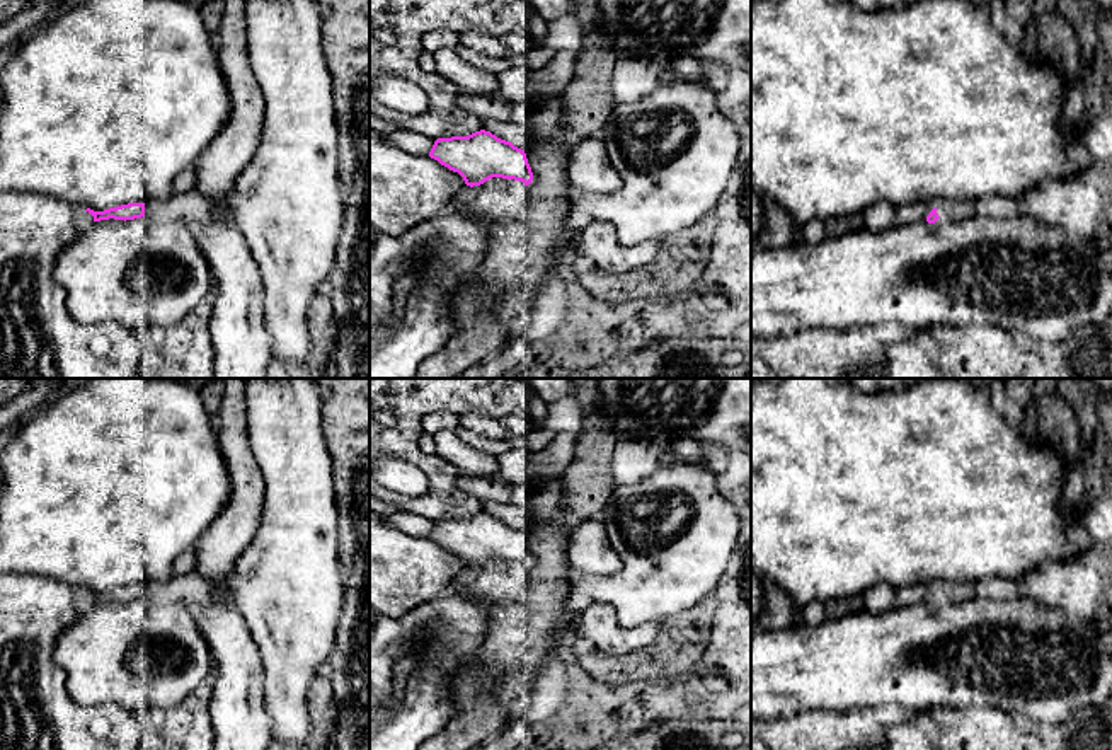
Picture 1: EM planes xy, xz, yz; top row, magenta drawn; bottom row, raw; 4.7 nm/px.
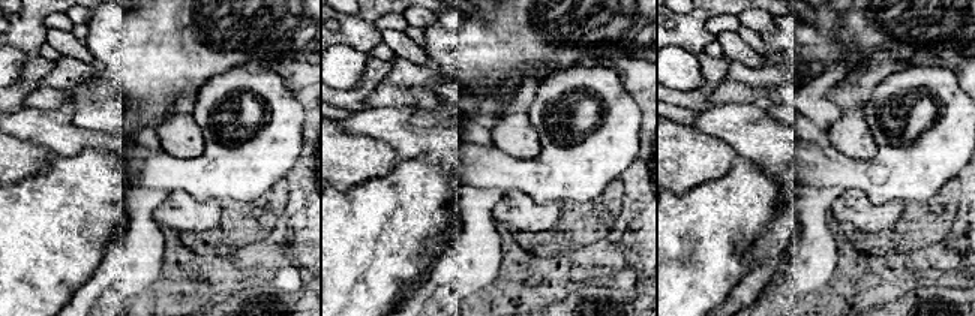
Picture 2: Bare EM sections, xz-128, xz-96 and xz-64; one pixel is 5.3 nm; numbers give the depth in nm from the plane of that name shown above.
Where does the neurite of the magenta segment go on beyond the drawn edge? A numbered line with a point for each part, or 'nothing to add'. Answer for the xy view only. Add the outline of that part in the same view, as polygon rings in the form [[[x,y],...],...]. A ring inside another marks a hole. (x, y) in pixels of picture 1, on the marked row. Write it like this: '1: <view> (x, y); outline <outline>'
1: xy (286, 201); outline [[[245,0],[245,9],[250,66],[264,95],[264,124],[257,150],[223,198],[208,198],[196,188],[182,194],[172,193],[165,201],[146,201],[145,218],[174,220],[196,230],[211,220],[216,208],[226,211],[233,227],[240,230],[264,283],[264,324],[272,343],[272,360],[296,363],[310,355],[308,309],[320,291],[329,290],[344,225],[332,75],[322,51],[322,20],[315,0]]]

